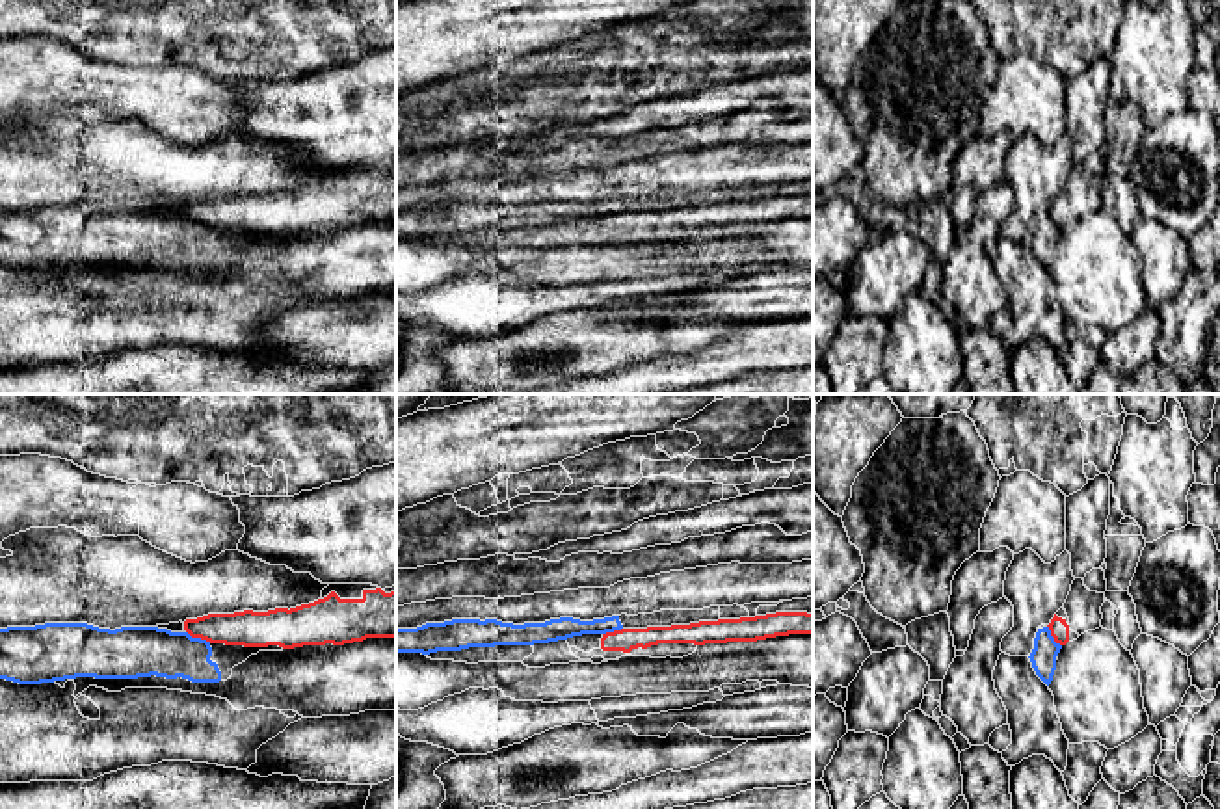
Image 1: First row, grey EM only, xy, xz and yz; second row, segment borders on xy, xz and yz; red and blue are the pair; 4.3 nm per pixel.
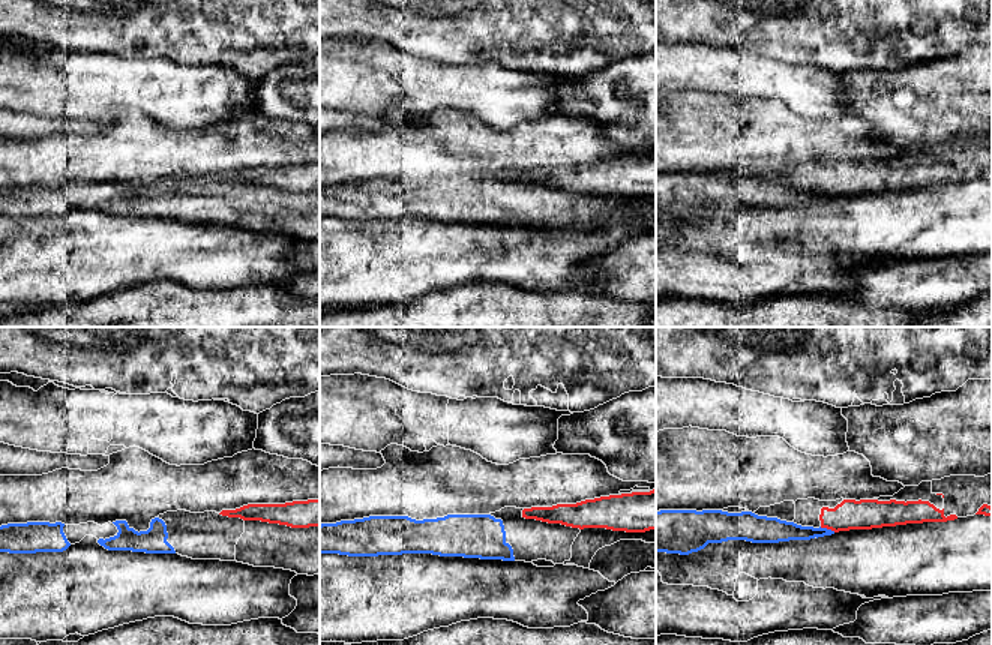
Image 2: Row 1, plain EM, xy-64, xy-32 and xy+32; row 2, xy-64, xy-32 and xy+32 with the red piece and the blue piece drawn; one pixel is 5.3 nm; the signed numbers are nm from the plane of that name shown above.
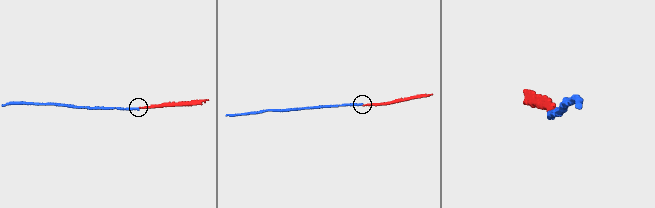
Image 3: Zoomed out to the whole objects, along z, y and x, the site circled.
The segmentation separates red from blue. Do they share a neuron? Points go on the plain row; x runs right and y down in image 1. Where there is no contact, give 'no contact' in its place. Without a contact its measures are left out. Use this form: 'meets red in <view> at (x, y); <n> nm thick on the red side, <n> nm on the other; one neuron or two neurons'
meets red in xy at (199, 220); 160 nm thick on the red side, 220 nm on the other; two neurons

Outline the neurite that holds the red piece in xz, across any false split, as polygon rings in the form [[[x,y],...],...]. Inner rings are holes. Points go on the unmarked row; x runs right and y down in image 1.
[[[776,195],[690,208],[621,212],[549,227],[469,231],[461,234],[437,234],[426,240],[467,247],[523,245],[528,251],[545,251],[569,245],[601,247],[619,244],[621,240],[683,242],[705,227],[757,225],[789,218],[813,218],[813,195]]]

